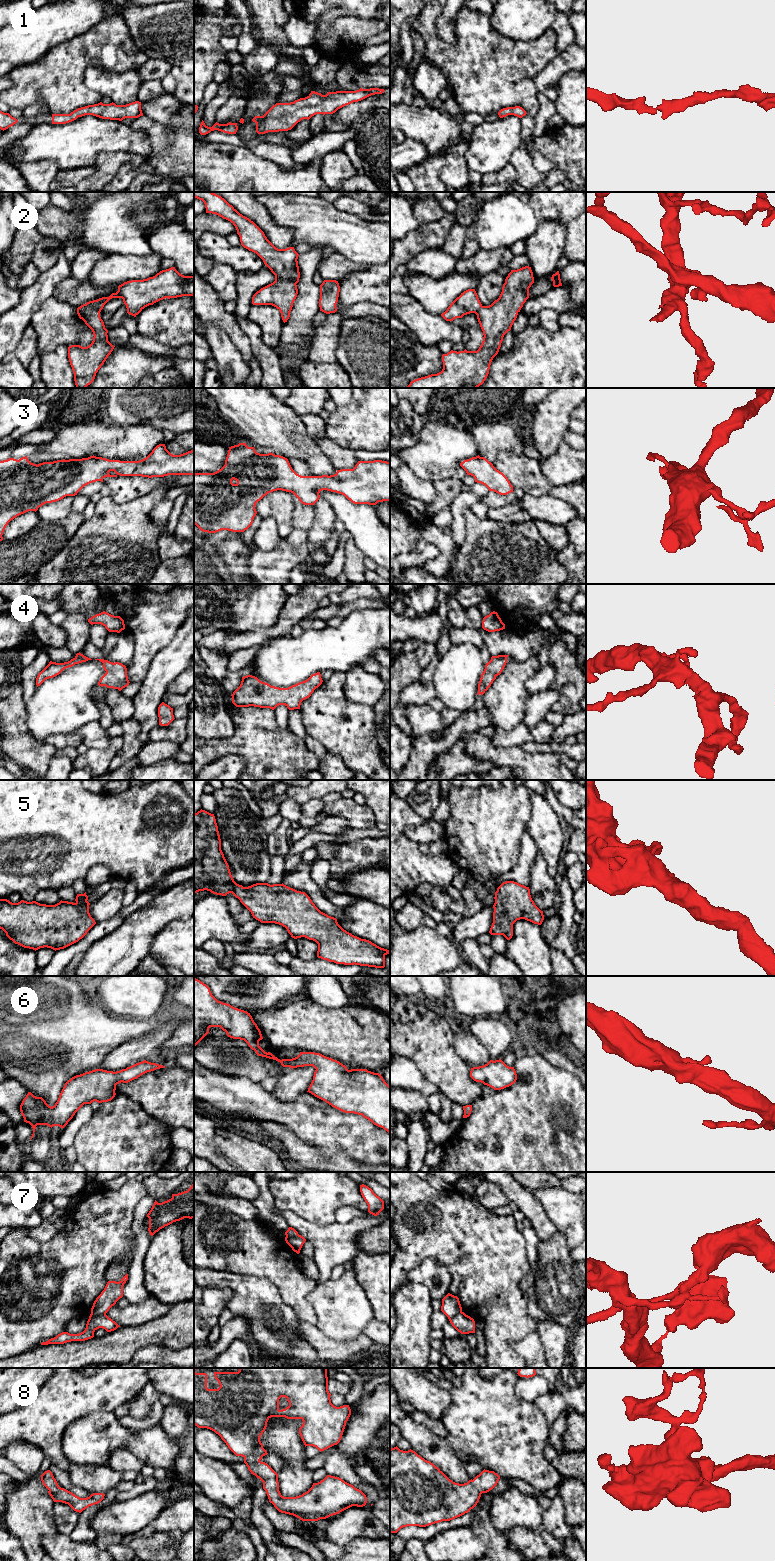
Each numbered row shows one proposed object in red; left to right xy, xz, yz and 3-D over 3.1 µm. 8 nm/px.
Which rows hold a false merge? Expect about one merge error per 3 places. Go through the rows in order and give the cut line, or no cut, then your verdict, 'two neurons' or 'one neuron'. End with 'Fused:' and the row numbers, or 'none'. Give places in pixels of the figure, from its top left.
1: no cut; one neuron
2: cut in xz along (275, 280), (292, 281), (295, 284); two neurons
3: no cut; one neuron
4: no cut; one neuron
5: no cut; one neuron
6: no cut; one neuron
7: cut in xy along (105, 1313), (90, 1316); two neurons
8: no cut; one neuron
Fused: 2, 7

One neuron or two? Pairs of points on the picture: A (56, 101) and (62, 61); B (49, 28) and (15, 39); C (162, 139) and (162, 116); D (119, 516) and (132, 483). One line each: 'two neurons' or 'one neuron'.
A: one neuron
B: one neuron
C: two neurons
D: two neurons

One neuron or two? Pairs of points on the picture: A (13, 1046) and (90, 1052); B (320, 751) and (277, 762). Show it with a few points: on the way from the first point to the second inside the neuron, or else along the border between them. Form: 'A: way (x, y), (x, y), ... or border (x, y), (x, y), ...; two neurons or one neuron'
A: way (32, 1046), (44, 1045), (46, 1047), (71, 1048); one neuron
B: border (303, 740), (306, 747), (320, 759); two neurons

